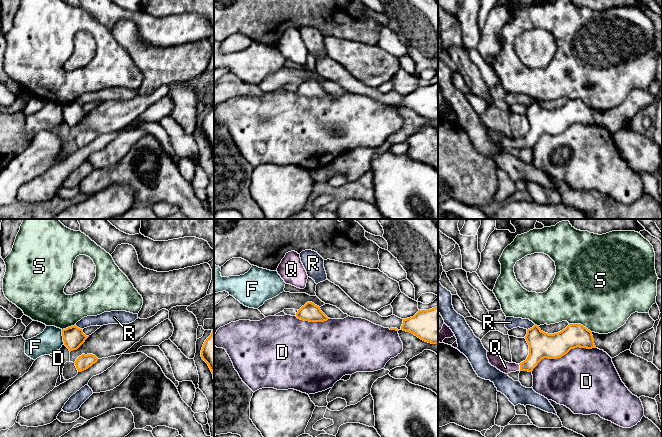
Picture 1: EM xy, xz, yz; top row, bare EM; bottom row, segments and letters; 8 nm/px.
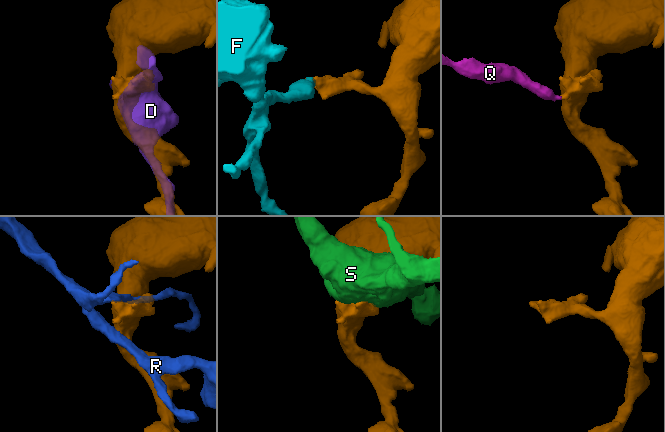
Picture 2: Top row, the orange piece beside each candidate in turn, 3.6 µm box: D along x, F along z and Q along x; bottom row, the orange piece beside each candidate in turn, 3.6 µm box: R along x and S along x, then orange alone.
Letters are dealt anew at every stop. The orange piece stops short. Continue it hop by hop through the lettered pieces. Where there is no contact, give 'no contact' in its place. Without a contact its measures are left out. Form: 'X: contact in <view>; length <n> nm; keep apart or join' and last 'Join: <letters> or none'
D: contact in yz; length 550 nm; keep apart
F: contact in xy; length 110 nm; keep apart
Q: contact in yz; length 60 nm; join
R: contact in yz; length 80 nm; keep apart
S: contact in yz; length 200 nm; keep apart
Join: Q

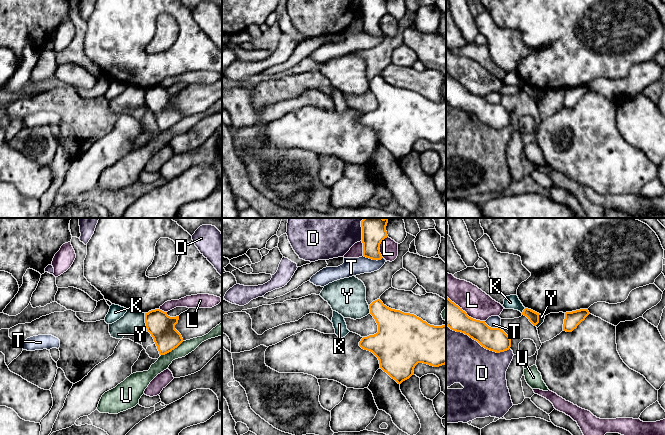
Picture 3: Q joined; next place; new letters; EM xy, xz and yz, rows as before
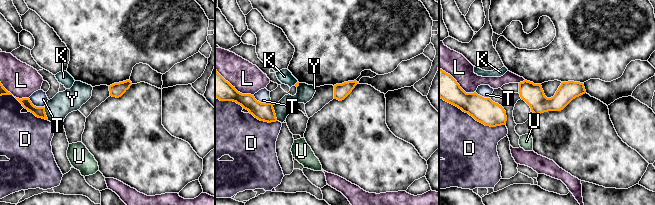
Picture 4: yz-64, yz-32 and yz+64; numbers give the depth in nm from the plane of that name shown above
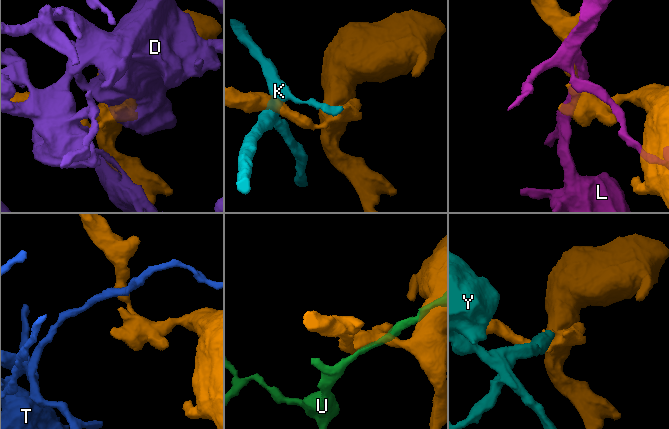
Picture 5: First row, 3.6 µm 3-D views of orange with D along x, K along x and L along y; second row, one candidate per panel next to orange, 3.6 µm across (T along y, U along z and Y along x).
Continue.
D: contact in yz; length 550 nm; keep apart
K: contact in yz; length 50 nm; keep apart
L: contact in yz; length 380 nm; keep apart
T: contact in xz; length 160 nm; keep apart
U: contact in xy; length 220 nm; keep apart
Y: contact in xy; length 110 nm; keep apart
Join: none

